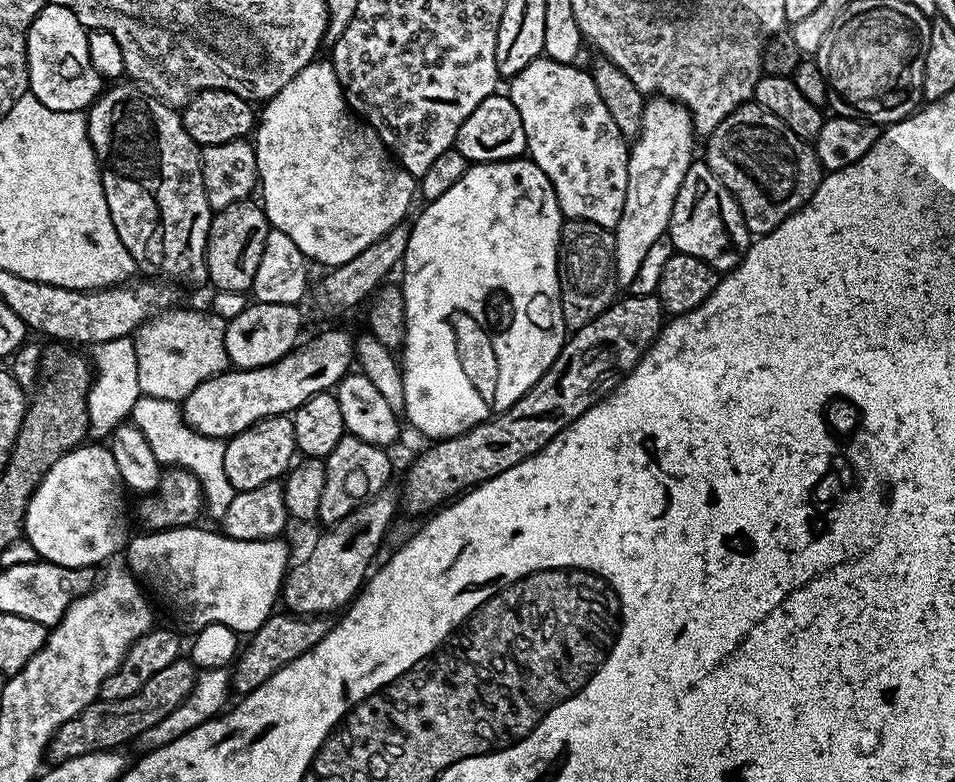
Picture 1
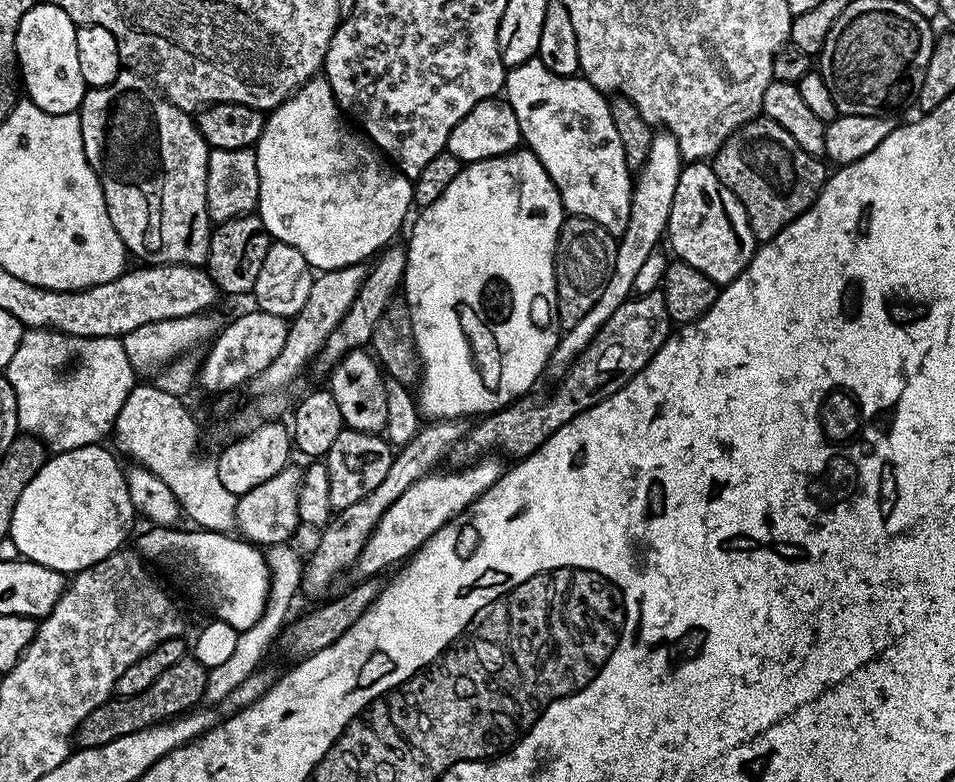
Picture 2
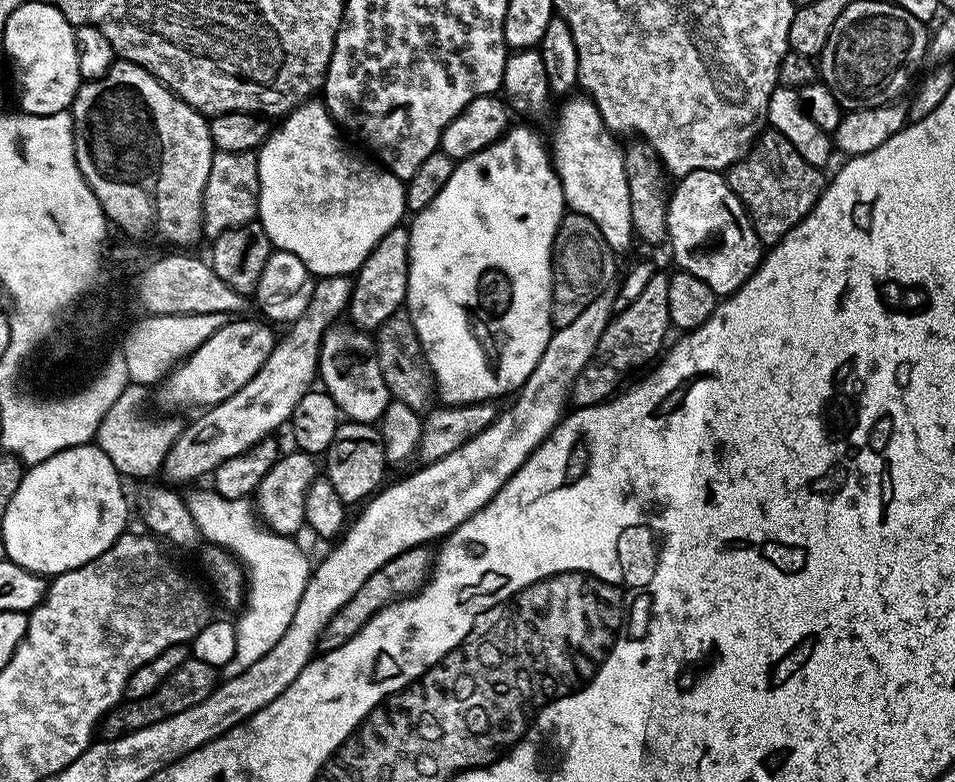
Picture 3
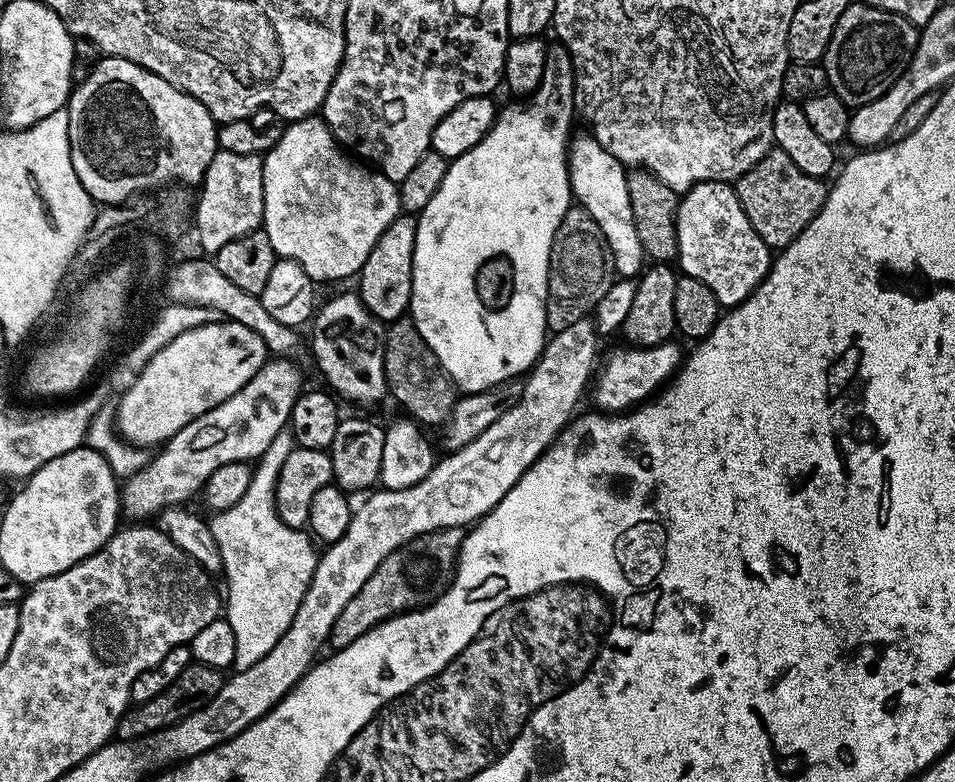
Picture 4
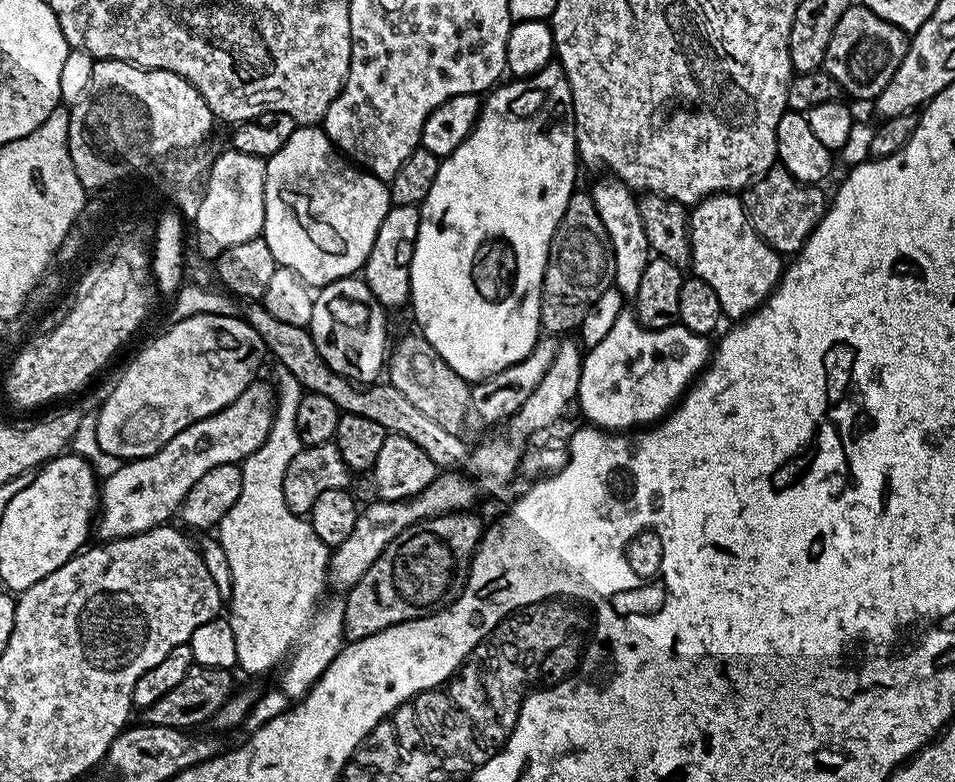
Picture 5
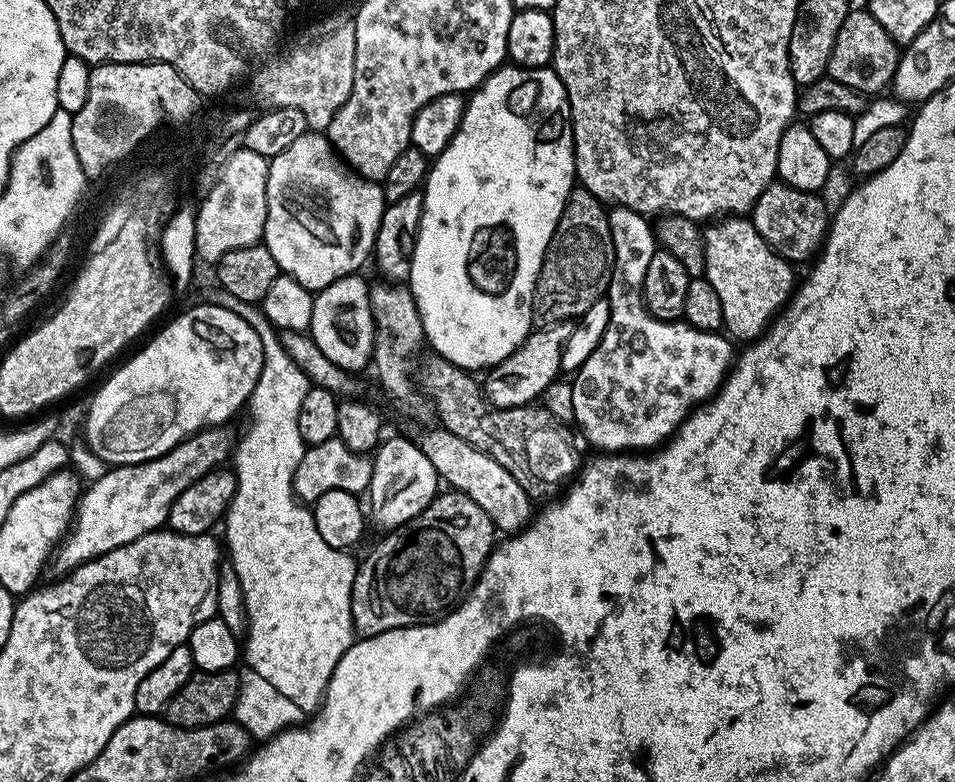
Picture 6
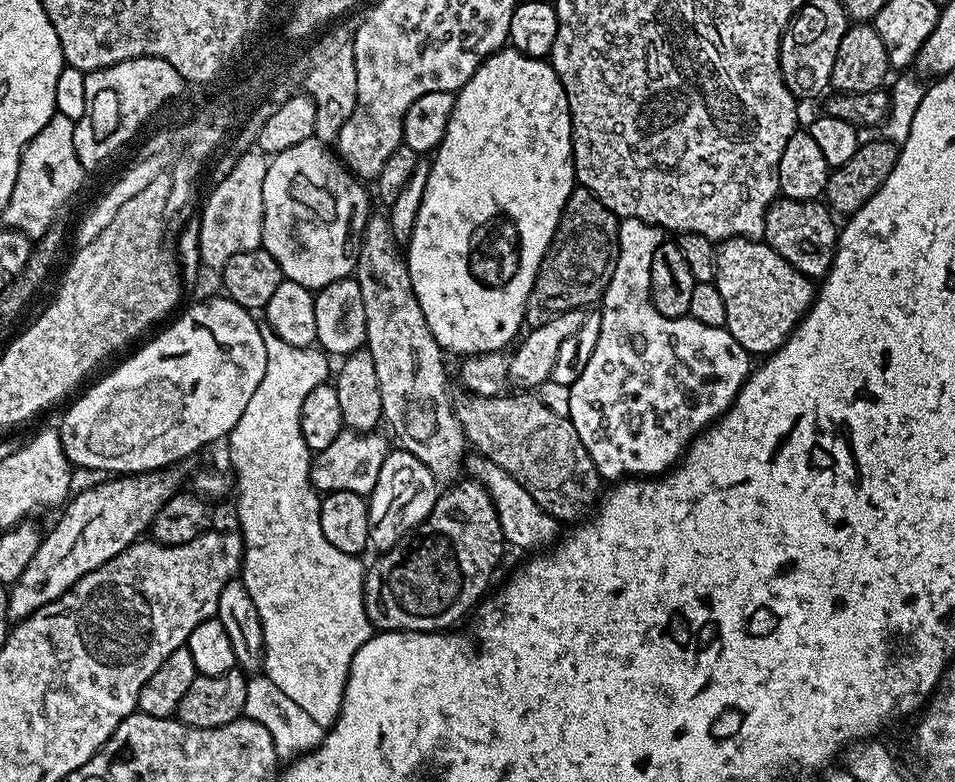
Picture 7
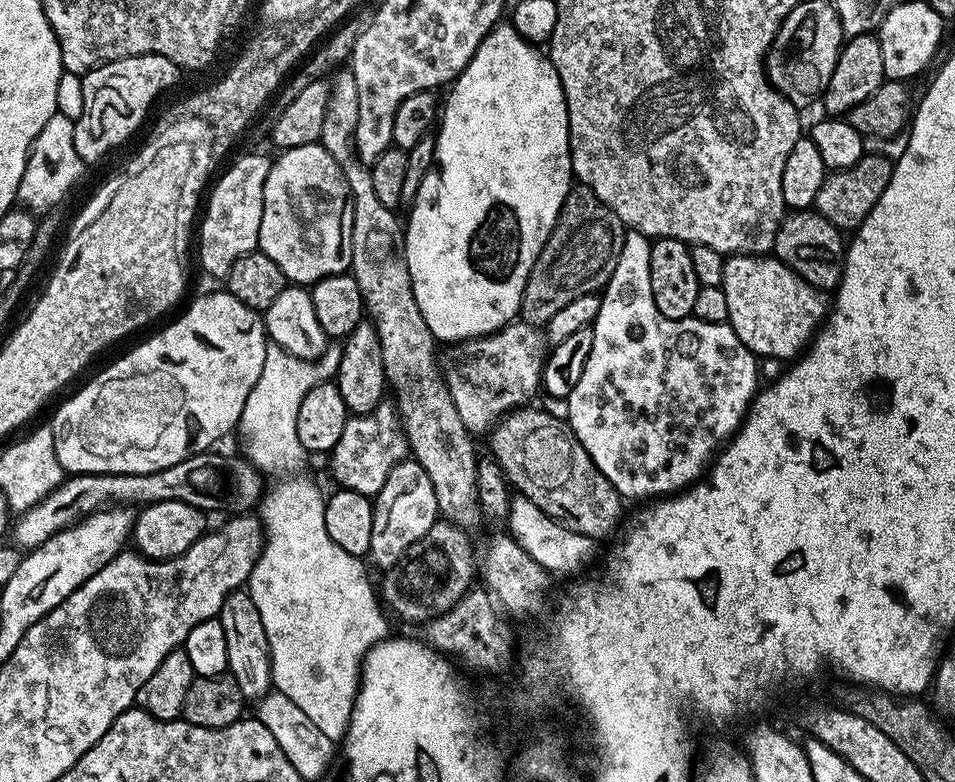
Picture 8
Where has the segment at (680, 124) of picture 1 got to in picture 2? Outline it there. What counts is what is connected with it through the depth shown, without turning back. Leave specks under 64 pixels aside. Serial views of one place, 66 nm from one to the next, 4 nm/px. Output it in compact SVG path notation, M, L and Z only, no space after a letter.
M667 130L657 131L650 142L646 162L643 168L639 169L632 185L630 218L623 236L619 237L616 245L616 261L610 278L606 282L598 302L594 306L590 306L590 310L586 310L586 314L582 314L582 318L578 318L574 327L567 329L561 335L556 348L552 351L551 371L554 370L556 374L560 374L567 370L580 357L582 350L586 350L586 346L594 338L594 334L598 334L598 330L602 330L606 318L610 318L610 314L614 314L614 310L618 310L618 306L622 306L625 300L633 295L632 287L634 277L638 275L638 269L646 262L646 258L650 258L652 252L657 251L659 244L656 243L665 235L681 167L682 157L678 150L678 142Z

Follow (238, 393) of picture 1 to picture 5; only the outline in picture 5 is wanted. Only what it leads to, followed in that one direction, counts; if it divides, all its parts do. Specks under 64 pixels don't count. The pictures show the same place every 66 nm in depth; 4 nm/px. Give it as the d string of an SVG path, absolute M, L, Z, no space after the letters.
M398 206L389 208L386 218L382 218L382 226L378 226L378 234L374 238L374 246L370 246L370 254L362 269L362 278L370 286L377 302L385 308L400 308L409 303L412 295L412 259L414 246L418 238L420 210L417 206Z

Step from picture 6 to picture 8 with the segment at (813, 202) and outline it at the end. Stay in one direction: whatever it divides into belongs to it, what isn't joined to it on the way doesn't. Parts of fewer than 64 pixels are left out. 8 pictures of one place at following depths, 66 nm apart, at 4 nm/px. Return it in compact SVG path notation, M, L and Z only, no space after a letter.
M792 210L780 221L780 229L772 247L776 259L790 270L794 270L806 282L821 290L835 290L844 272L844 253L846 240L841 229L835 228L830 221L822 218L815 210Z

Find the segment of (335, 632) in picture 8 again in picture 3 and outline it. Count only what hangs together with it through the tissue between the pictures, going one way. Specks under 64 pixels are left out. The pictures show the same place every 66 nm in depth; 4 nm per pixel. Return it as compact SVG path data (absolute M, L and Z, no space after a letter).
M208 490L201 496L189 495L187 501L201 537L235 556L246 569L246 607L239 613L240 620L235 621L234 658L230 658L222 669L225 677L237 676L242 674L242 670L254 666L254 662L258 662L258 658L262 658L262 654L266 654L266 650L286 634L286 626L290 626L290 618L294 618L294 610L314 568L311 563L308 565L307 554L295 544L297 541L293 537L279 536L262 526L247 499L227 500L215 490Z

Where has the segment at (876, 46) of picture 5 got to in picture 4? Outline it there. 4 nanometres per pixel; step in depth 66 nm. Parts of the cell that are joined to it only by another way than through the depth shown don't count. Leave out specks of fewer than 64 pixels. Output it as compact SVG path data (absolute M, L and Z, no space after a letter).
M866 2L849 3L846 14L842 14L842 18L838 18L838 26L834 26L830 46L822 61L828 75L828 88L852 110L861 108L866 102L874 102L874 98L886 94L886 90L890 90L890 86L894 86L894 82L904 73L919 41L920 28L902 18L902 14L875 8Z

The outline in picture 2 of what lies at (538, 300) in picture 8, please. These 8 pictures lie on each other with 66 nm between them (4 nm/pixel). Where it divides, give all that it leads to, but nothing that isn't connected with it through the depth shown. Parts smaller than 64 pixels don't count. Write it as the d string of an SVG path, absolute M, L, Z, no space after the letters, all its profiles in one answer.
M565 215L560 233L556 239L556 319L561 329L567 330L578 322L578 318L582 318L582 314L586 314L586 310L590 310L590 306L594 306L598 302L598 298L602 294L602 290L606 286L606 282L612 273L612 267L616 261L616 245L617 237L612 236L602 226L598 226L598 222L594 222L590 218L582 218L581 216Z

